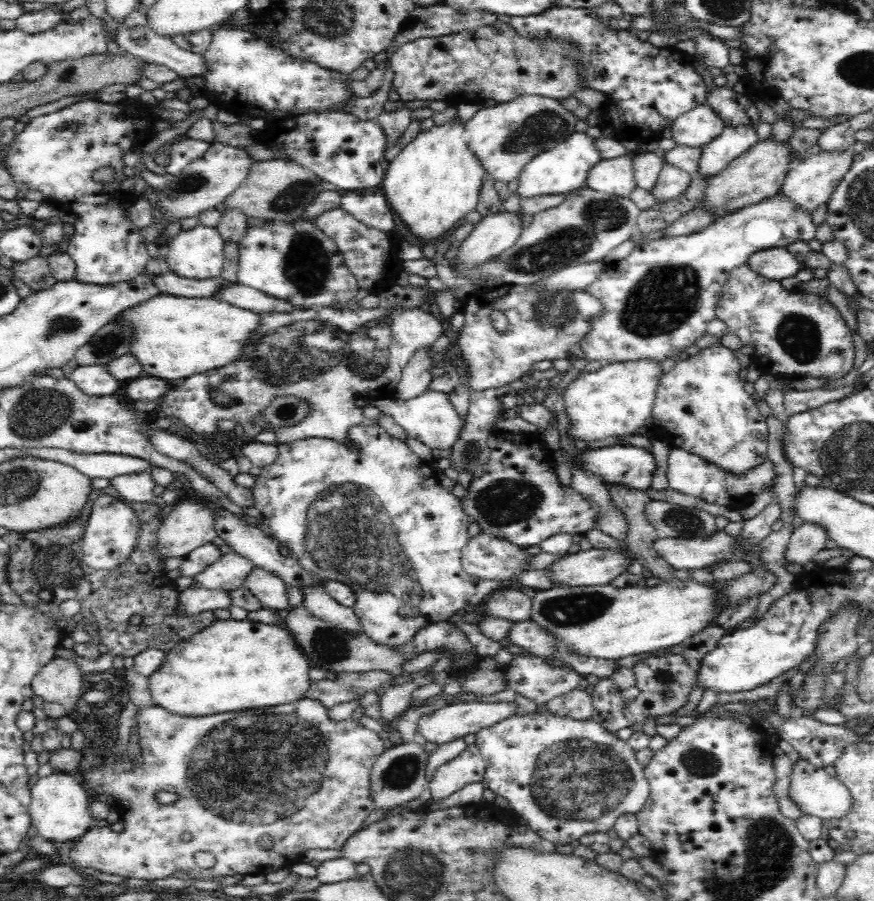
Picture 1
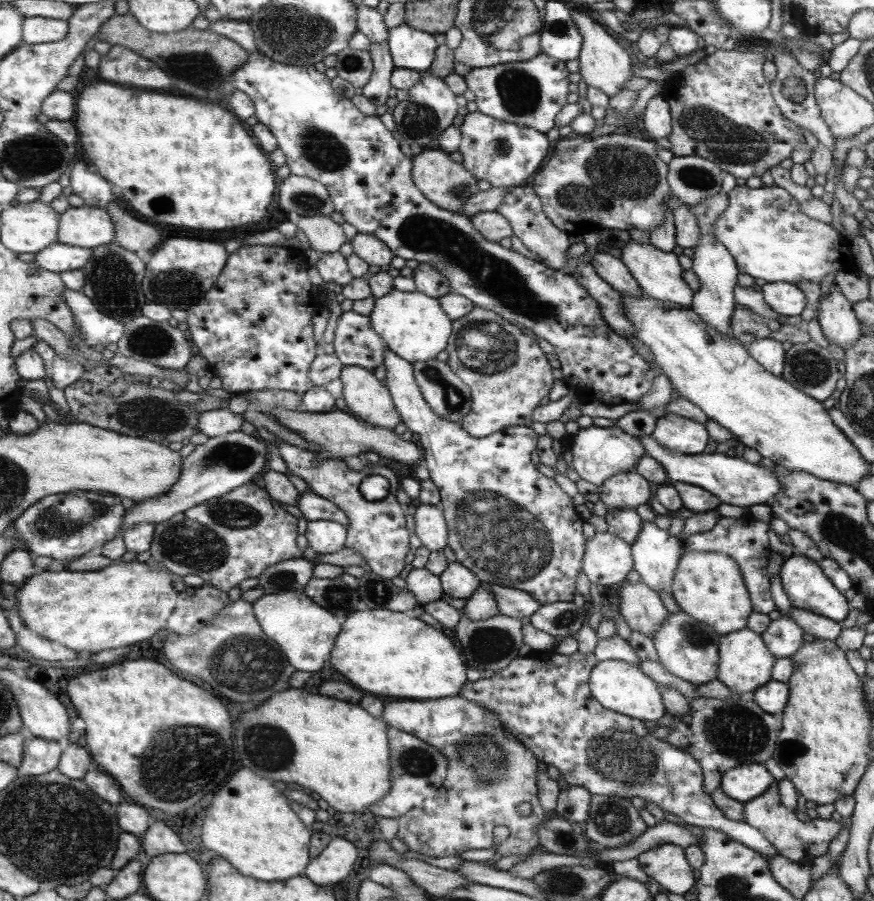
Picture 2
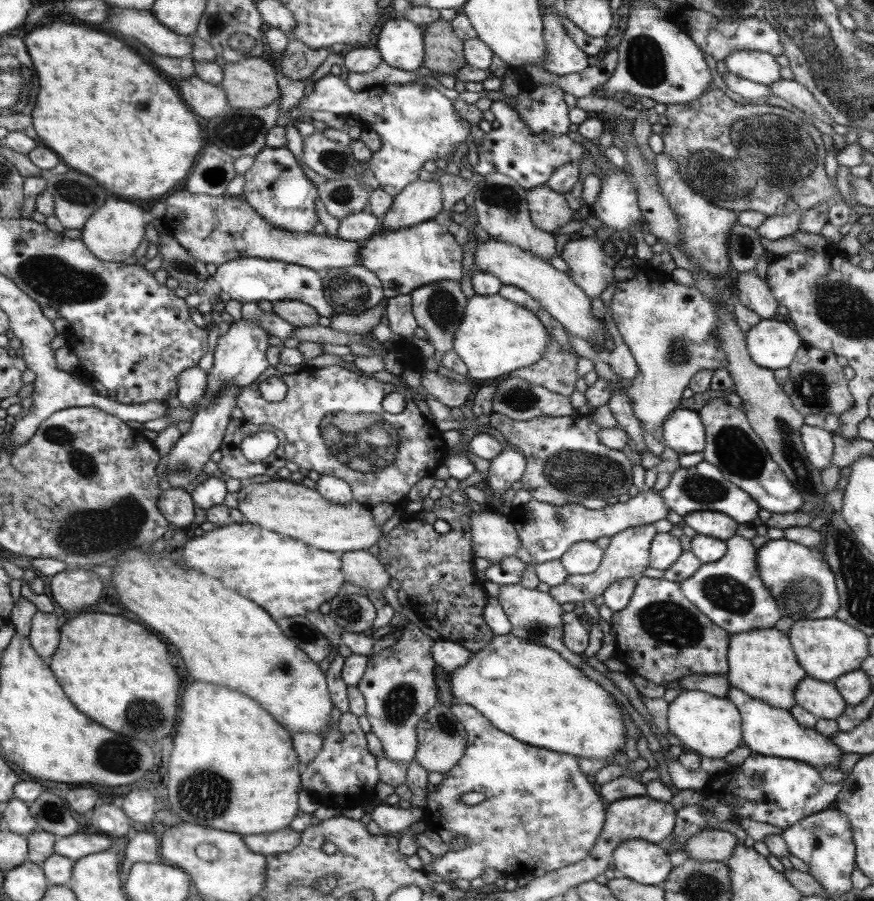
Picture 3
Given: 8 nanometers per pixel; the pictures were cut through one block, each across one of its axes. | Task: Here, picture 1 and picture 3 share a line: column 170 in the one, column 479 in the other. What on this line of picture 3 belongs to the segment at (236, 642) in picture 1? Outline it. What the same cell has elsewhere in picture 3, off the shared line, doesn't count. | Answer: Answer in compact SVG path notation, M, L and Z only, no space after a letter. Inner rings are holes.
M510 632L506 635L493 634L484 647L469 655L463 666L449 673L449 687L458 702L473 707L508 736L535 748L585 760L607 761L608 764L611 764L616 753L624 750L626 738L623 738L623 720L621 710L613 702L615 699L547 645L520 639Z

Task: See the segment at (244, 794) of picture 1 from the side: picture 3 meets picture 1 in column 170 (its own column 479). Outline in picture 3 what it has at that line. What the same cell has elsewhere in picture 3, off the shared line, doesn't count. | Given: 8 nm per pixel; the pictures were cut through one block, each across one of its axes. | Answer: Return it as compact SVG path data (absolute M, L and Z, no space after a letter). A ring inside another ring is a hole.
M462 702L451 706L451 713L463 725L467 734L465 754L443 773L443 779L434 786L433 794L427 792L424 796L422 811L425 814L422 822L426 829L435 832L446 845L453 842L456 836L466 836L468 841L463 849L447 849L445 854L432 857L431 871L448 883L457 878L473 880L480 876L485 867L494 868L503 875L516 873L521 877L531 873L535 877L585 859L600 836L605 810L585 772L579 772L576 758L517 741L515 737L493 726L473 707ZM464 792L481 792L485 799L476 806L466 806L458 800Z

